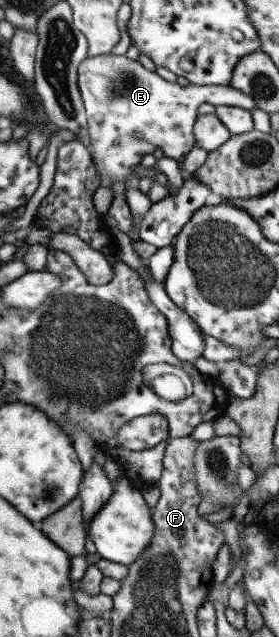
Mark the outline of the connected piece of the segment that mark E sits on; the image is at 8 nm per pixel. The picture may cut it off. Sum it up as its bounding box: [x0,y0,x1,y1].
[76,54,256,187]

